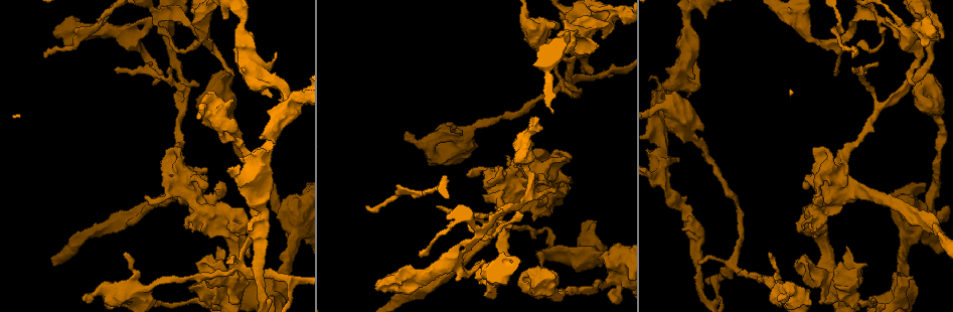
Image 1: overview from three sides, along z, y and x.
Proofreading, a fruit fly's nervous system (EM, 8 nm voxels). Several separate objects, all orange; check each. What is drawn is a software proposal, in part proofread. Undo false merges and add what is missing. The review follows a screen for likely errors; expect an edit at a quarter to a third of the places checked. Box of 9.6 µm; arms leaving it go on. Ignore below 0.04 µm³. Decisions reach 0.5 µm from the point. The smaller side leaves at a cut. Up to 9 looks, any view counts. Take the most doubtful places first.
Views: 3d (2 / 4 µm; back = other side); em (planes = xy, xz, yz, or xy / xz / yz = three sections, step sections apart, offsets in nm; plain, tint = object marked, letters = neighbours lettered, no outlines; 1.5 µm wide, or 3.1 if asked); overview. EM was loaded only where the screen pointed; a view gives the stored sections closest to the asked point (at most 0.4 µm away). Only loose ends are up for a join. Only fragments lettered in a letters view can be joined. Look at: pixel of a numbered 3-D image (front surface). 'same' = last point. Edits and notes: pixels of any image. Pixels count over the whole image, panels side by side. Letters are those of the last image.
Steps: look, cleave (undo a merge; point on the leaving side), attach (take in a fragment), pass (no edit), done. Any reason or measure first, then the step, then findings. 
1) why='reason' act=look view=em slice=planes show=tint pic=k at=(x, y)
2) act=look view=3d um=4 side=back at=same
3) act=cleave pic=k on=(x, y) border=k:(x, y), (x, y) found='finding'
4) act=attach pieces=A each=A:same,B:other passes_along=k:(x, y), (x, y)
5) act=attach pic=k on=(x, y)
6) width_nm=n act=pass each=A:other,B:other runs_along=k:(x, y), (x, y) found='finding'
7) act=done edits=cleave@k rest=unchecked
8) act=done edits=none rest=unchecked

why='branch stops here' act=look view=3d um=2 pic=1 at=(539, 252)

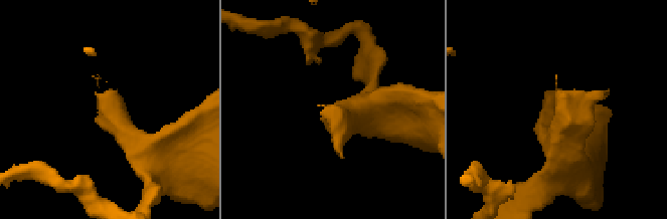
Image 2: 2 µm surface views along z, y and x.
act=look view=em slice=planes show=letters pic=2 at=(326, 108)

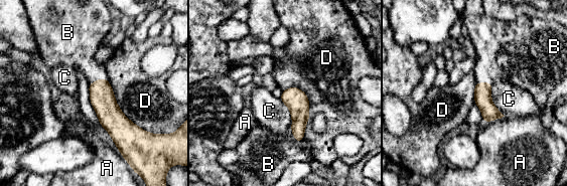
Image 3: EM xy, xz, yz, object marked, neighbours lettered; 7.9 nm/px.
act=attach pieces=B each=A:other,B:same,C:other,D:other found='the neuron continues'

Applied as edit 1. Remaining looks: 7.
why='see it whole again' act=look view=overview

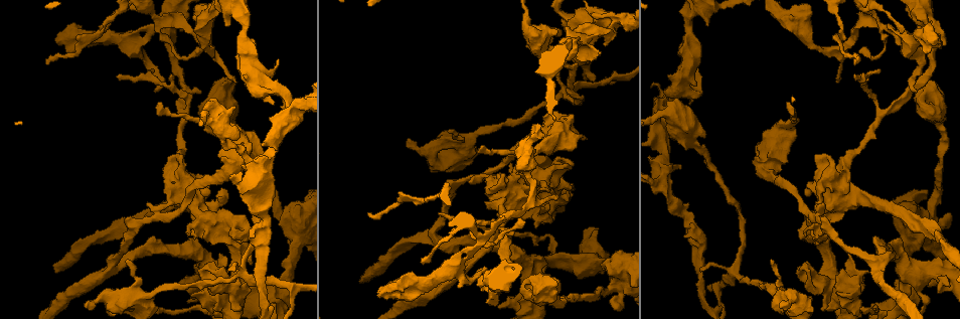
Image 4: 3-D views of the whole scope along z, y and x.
why='an open end' act=look view=3d um=2 pic=4 at=(242, 236)

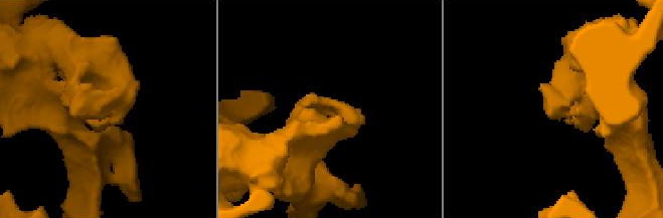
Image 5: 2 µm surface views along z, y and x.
why='now the EM' act=look view=em slice=xy step=8 show=tint pic=5 at=(548, 107)

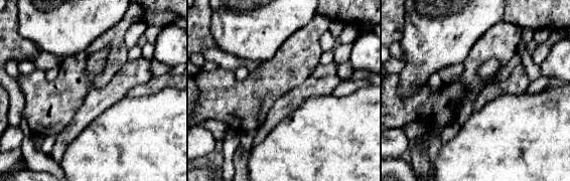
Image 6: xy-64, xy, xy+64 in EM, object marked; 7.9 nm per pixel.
why='cut it another way' act=look view=em slice=planes show=letters at=same

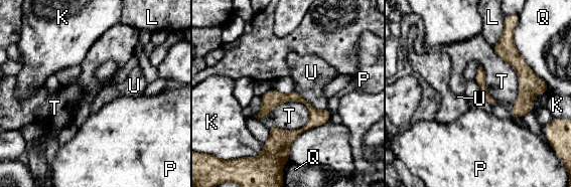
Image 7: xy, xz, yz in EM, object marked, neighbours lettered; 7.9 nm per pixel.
act=pass each=K:other,L:other,P:other,Q:other,T:other,U:other border=7:(309, 112), (284, 102), (267, 115) found='no lettered fragment goes on from it'

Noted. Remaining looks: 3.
why='branch stops here' act=look view=3d um=4 pic=4 at=(234, 106)

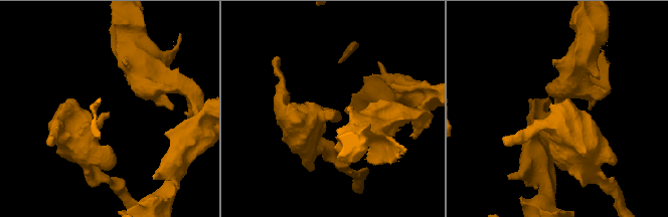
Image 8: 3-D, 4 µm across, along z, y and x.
act=look view=em slice=planes show=letters pic=8 at=(334, 113)

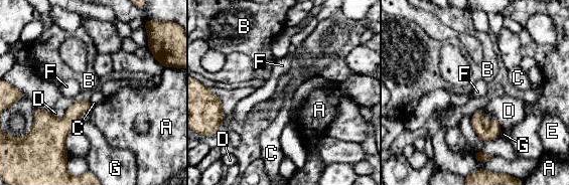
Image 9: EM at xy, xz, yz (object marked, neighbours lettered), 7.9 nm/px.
act=pass each=A:other,B:other,C:other,D:other,E:other,F:other,G:other border=9:(93, 106), (89, 110) found='no lettered fragment goes on from it'

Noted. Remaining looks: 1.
act=done edits=attach@3 rest=unchecked

